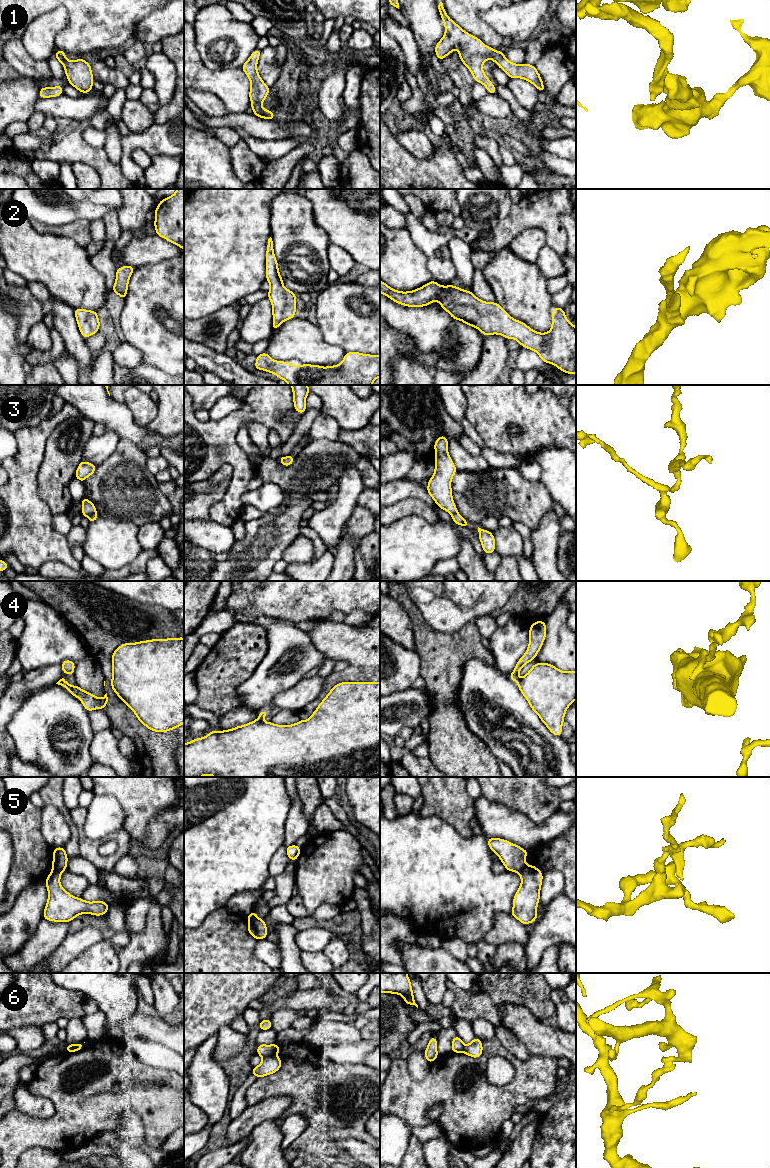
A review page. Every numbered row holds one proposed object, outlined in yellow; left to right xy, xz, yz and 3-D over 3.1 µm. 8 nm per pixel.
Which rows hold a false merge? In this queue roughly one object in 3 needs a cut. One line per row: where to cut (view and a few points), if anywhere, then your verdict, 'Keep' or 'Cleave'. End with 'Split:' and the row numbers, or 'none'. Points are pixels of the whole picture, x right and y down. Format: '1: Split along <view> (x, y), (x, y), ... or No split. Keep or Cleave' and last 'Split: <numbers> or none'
1: No split. Keep
2: No split. Keep
3: Split along xy (95, 512), (87, 516). Cleave
4: Split along yz (518, 679), (516, 681). Cleave
5: Split along xy (52, 869), (61, 872). Cleave
6: Split along xz (276, 1054), (263, 1058). Cleave
Split: 3, 4, 5, 6

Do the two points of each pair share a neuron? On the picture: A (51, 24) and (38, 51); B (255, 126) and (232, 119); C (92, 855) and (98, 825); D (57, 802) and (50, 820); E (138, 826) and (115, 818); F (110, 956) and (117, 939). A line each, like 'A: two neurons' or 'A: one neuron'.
A: one neuron
B: one neuron
C: two neurons
D: two neurons
E: two neurons
F: two neurons

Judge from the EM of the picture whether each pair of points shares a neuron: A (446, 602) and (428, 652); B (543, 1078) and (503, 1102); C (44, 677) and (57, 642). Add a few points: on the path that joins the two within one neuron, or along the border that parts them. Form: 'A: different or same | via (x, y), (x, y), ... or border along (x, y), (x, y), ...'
A: different | border along (420, 614), (438, 631), (456, 633), (459, 630)
B: same | via (533, 1079), (513, 1094)
C: different | border along (60, 665), (41, 666), (31, 669), (26, 673)

